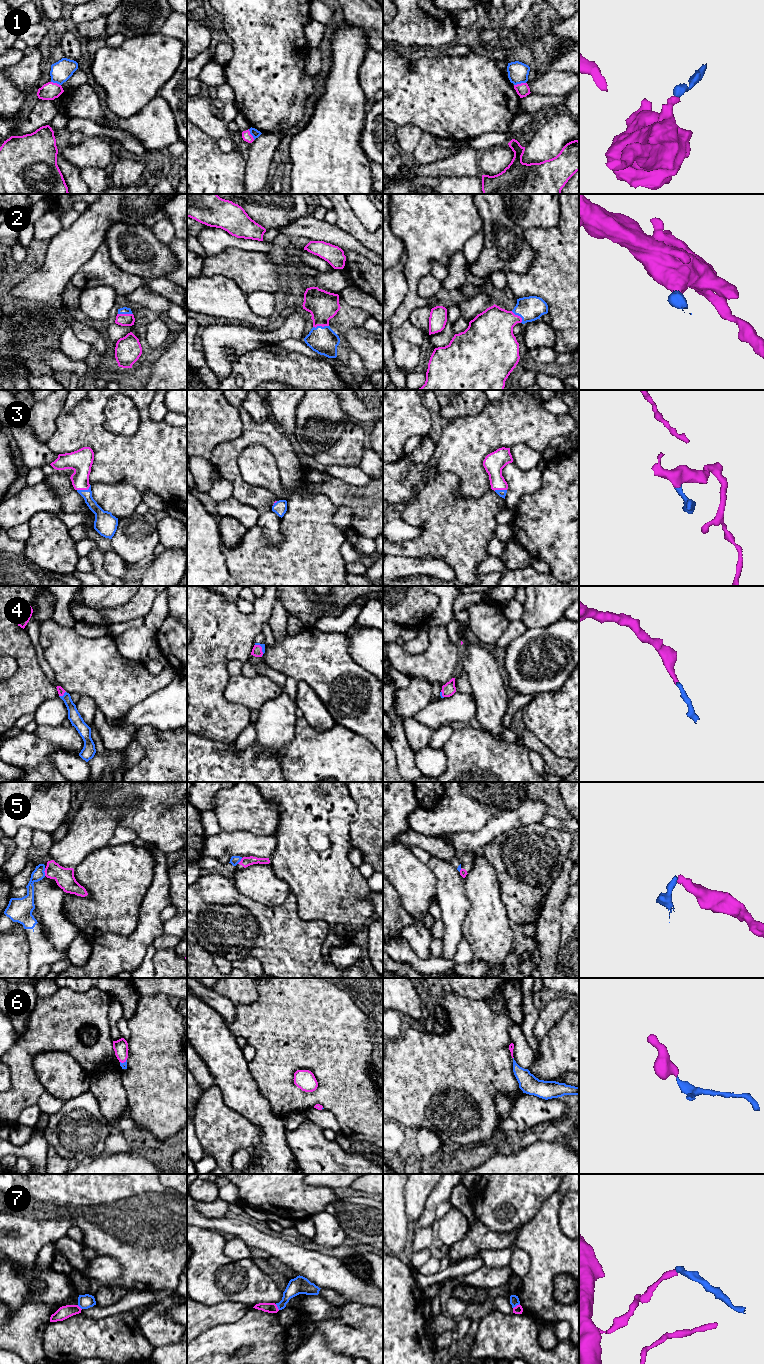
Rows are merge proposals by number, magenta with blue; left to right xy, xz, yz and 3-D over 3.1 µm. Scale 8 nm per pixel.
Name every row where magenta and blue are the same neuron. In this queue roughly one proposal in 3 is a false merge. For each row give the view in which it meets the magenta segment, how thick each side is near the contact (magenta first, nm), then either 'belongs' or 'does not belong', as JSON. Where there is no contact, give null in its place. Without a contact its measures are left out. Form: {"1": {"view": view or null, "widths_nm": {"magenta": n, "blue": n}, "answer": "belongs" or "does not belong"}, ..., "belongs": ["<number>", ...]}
{"1": {"view": "yz", "widths_nm": {"magenta": 100, "blue": 170}, "answer": "does not belong"}, "2": {"view": "xz", "widths_nm": {"magenta": 240, "blue": 220}, "answer": "belongs"}, "3": {"view": "xy", "widths_nm": {"magenta": 180, "blue": 100}, "answer": "belongs"}, "4": {"view": "xy", "widths_nm": {"magenta": 60, "blue": 100}, "answer": "belongs"}, "5": {"view": "xy", "widths_nm": {"magenta": 160, "blue": 100}, "answer": "does not belong"}, "6": {"view": "xy", "widths_nm": {"magenta": 120, "blue": 50}, "answer": "belongs"}, "7": {"view": "yz", "widths_nm": {"magenta": 70, "blue": 80}, "answer": "does not belong"}, "belongs": ["2", "3", "4", "6"]}

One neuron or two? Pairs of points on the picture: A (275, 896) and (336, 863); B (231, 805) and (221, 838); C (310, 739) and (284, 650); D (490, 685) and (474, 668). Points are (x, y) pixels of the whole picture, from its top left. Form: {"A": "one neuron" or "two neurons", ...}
{"A": "two neurons", "B": "two neurons", "C": "two neurons", "D": "one neuron"}

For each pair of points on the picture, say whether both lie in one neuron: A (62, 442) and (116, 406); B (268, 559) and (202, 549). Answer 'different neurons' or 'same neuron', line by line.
A: different neurons
B: different neurons

